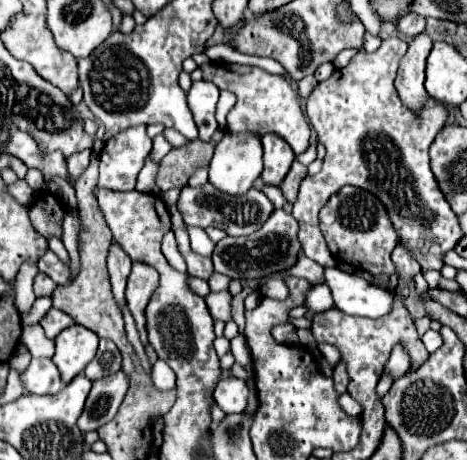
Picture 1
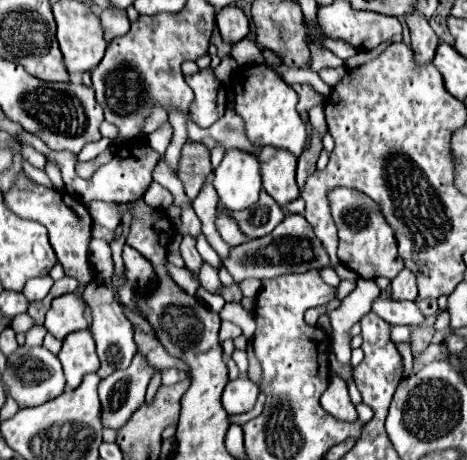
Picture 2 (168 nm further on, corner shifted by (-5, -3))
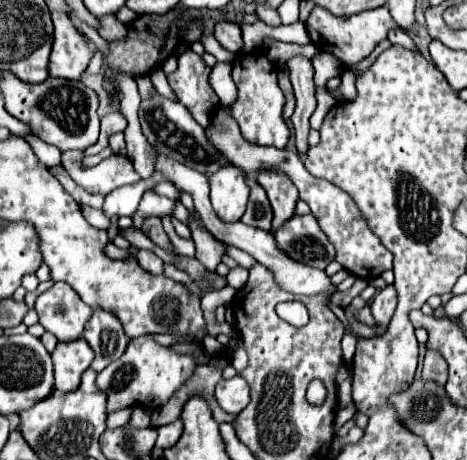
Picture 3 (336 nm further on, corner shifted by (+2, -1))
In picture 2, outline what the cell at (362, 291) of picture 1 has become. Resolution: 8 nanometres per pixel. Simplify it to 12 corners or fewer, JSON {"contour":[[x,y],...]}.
{"contour":[[376,297],[372,313],[390,325],[420,325],[424,315],[414,301]]}

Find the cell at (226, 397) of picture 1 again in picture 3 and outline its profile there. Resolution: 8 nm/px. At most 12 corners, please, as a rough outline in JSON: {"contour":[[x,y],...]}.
{"contour":[[241,375],[221,379],[215,399],[237,415],[249,403],[249,385]]}

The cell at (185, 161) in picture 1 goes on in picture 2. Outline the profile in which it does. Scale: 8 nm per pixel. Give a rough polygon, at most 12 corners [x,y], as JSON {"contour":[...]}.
{"contour":[[186,141],[178,179],[188,199],[212,173],[210,149]]}

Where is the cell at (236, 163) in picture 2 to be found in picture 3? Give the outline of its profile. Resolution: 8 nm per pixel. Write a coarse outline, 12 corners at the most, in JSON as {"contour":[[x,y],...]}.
{"contour":[[235,165],[209,177],[211,205],[233,223],[245,213],[249,187]]}

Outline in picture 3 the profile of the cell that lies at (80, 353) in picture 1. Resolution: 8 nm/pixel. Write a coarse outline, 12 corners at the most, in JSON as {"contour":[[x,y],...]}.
{"contour":[[85,339],[57,343],[51,359],[55,389],[79,387],[93,361]]}

